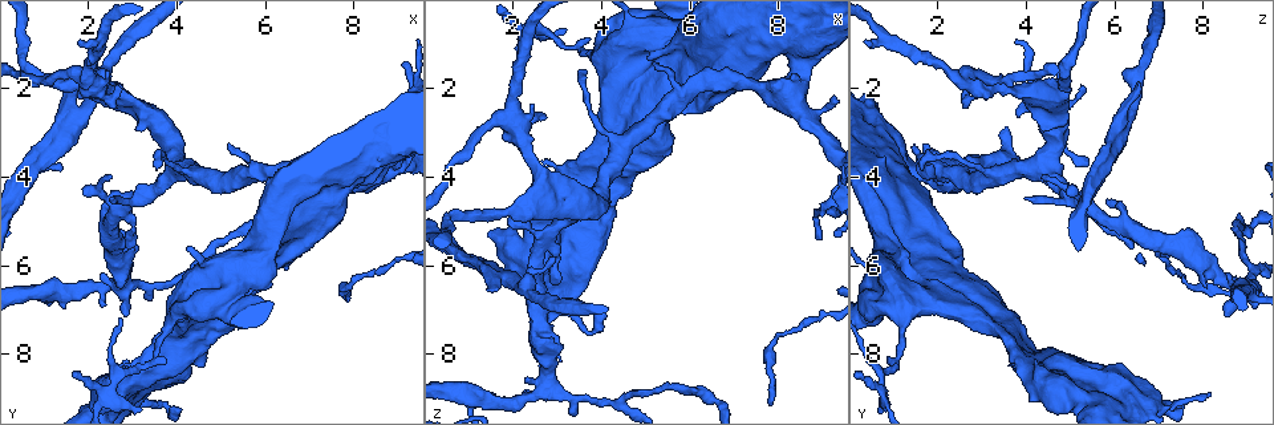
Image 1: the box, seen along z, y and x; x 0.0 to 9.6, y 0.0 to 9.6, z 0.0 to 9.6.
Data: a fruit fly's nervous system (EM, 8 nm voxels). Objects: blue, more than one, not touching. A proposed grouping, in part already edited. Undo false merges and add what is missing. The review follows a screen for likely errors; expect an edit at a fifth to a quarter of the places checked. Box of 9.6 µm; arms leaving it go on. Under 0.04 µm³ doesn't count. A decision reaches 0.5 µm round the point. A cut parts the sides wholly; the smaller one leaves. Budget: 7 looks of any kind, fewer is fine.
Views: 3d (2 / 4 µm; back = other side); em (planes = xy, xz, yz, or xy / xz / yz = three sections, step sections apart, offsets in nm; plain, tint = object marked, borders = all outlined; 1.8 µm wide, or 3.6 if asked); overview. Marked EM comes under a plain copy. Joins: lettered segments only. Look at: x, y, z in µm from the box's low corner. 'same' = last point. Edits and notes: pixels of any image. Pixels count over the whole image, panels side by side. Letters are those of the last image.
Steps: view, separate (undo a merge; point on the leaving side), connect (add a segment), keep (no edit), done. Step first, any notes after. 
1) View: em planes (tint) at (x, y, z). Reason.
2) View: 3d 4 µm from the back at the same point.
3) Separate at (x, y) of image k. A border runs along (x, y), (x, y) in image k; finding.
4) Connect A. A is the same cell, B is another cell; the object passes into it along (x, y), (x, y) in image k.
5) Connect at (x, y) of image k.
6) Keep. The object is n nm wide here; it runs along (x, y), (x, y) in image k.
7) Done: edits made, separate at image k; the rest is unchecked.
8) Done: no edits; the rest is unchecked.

View: 3d 2 µm from the back at (3.10, 8.90, 8.15). Branch stops here.

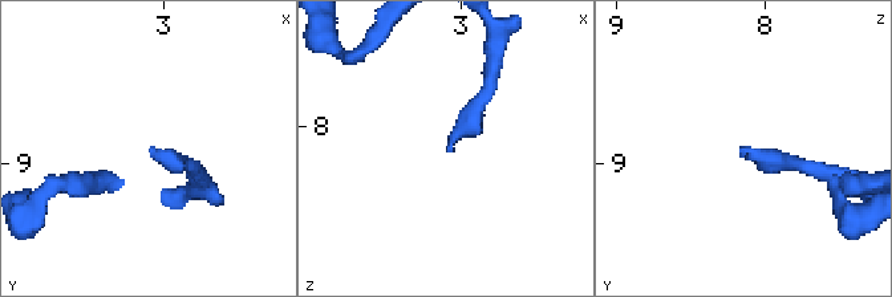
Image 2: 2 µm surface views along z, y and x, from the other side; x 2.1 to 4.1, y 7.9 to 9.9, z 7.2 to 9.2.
View: em xz step 4 (borders) at (3.10, 8.90, 8.20).

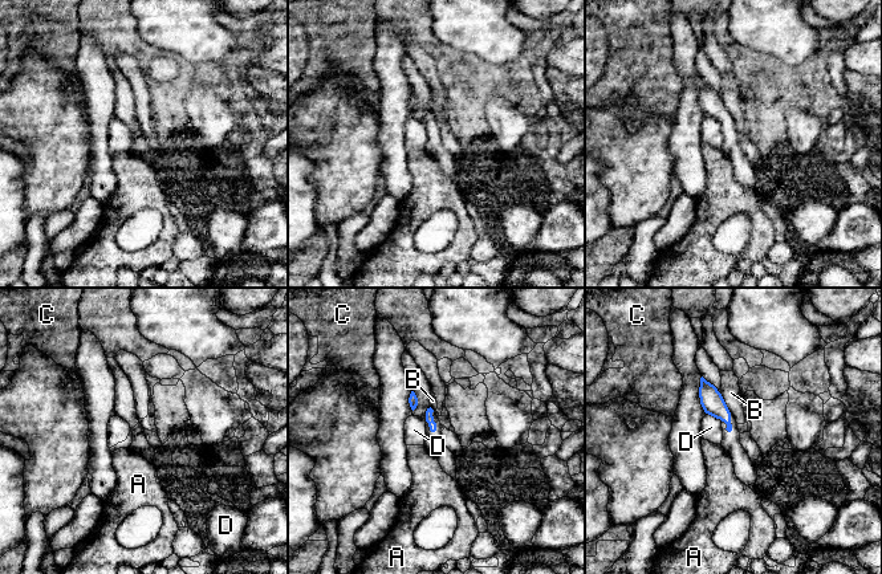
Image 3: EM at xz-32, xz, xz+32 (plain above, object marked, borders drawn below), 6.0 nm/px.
Keep. The longest contact is with B, 130 nm; A, B, C and D are other cells; none of them fits.

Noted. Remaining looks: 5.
View: 3d 4 µm at (2.75, 6.45, 8.70). Three-way junction.

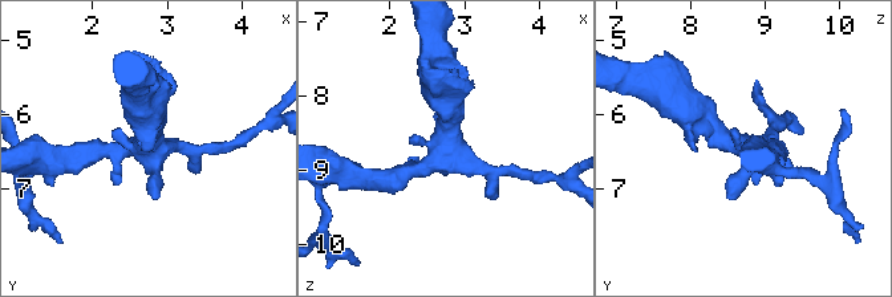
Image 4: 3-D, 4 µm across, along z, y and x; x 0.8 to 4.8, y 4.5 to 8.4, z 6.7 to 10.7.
View: em 3.6 µm planes (borders) at (2.75, 6.40, 8.70). Now the EM.

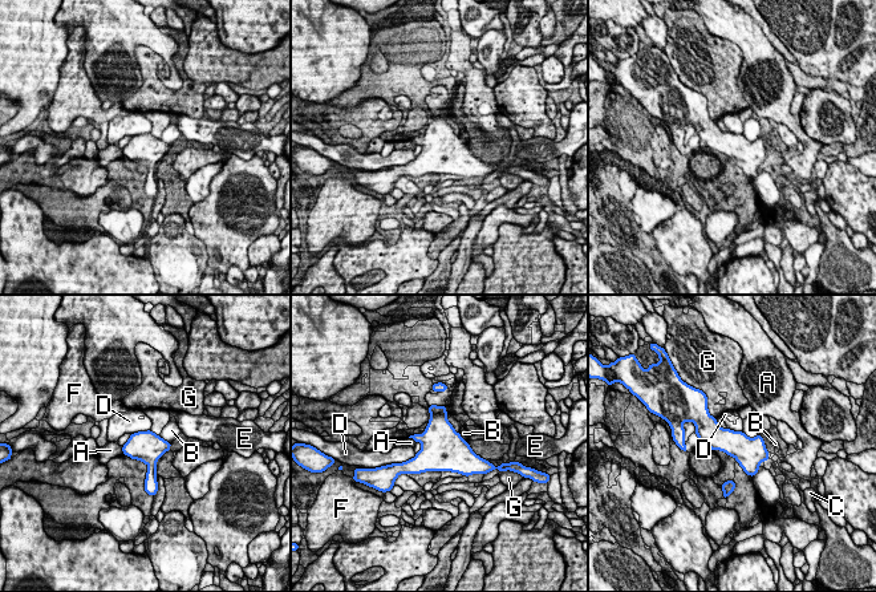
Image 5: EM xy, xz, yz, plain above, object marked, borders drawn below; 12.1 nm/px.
Keep. A, B, C, D, E, F and G are other cells; a border runs along (150, 429), (132, 434) in image 5; all the same neuron.

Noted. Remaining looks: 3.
View: 3d 4 µm at (1.80, 2.65, 6.35).

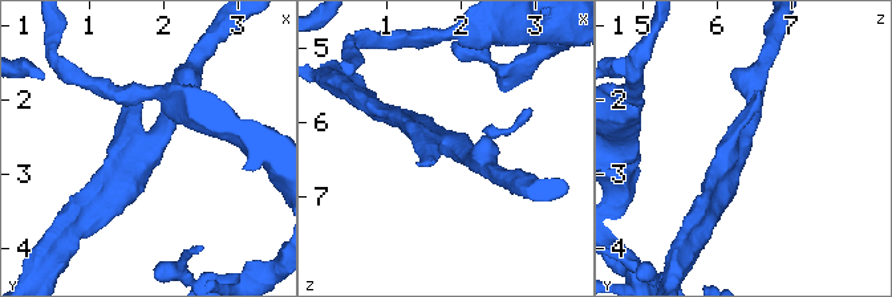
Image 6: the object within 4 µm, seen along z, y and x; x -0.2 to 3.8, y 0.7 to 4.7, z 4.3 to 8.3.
View: em planes (borders) at (1.85, 2.65, 6.30). Shape alone is not enough.

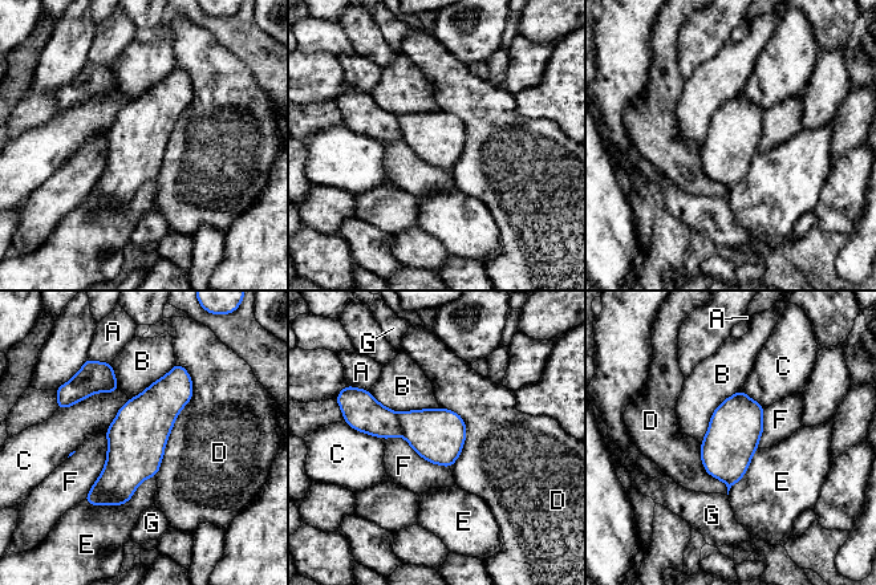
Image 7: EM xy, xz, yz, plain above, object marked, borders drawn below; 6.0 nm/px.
Separate at (361, 410) of image 7. The object is 320 nm wide here; A, B, C, D, E, F and G are other cells; a border runs along (397, 413), (402, 434) in image 7; a second neuron is stuck on.

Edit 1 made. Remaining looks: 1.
Done: edits made, separate at image 7; the rest is unchecked.

